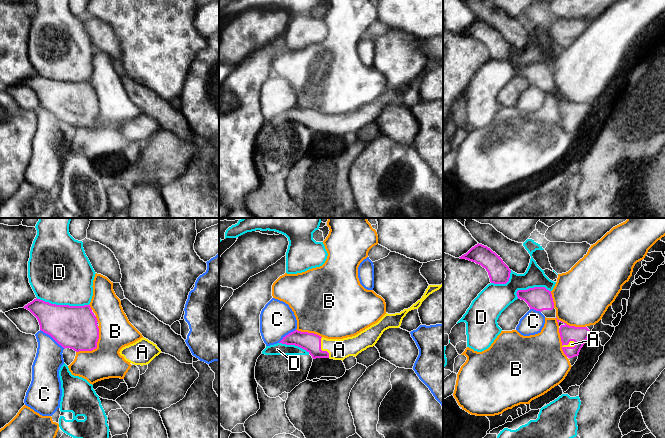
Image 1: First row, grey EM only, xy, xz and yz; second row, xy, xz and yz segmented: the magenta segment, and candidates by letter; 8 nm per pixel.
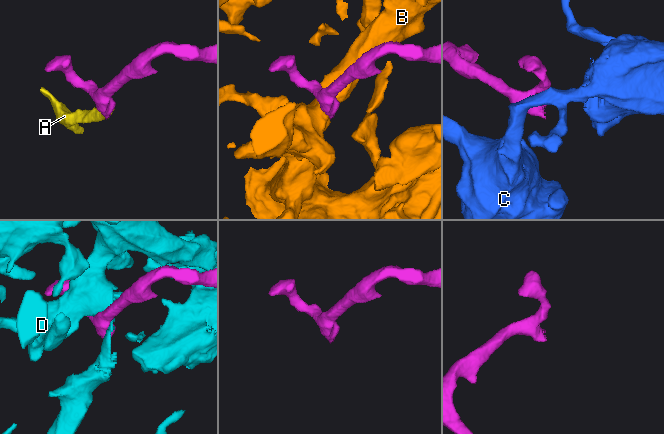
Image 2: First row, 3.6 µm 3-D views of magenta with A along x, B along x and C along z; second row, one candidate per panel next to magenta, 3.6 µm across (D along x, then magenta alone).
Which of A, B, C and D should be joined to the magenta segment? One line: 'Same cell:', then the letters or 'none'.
Same cell: A

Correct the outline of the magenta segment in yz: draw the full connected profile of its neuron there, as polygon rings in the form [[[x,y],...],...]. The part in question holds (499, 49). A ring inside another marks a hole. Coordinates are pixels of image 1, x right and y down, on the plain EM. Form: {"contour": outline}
{"contour": [[[478,19],[459,34],[475,38],[485,44],[491,59],[506,60],[509,57],[511,46],[500,32],[487,22]]]}

